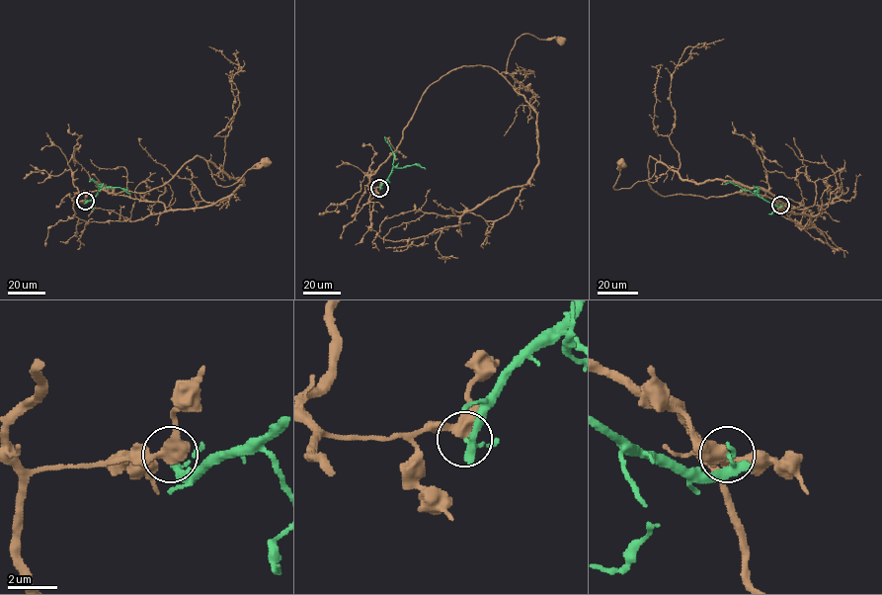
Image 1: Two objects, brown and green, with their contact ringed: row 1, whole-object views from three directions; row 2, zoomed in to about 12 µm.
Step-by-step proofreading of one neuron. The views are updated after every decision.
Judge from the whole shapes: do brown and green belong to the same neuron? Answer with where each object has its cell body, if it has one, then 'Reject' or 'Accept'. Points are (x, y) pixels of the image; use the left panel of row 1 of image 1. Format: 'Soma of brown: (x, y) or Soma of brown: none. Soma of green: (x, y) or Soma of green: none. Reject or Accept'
Soma of brown: (266, 162). Soma of green: none. Reject

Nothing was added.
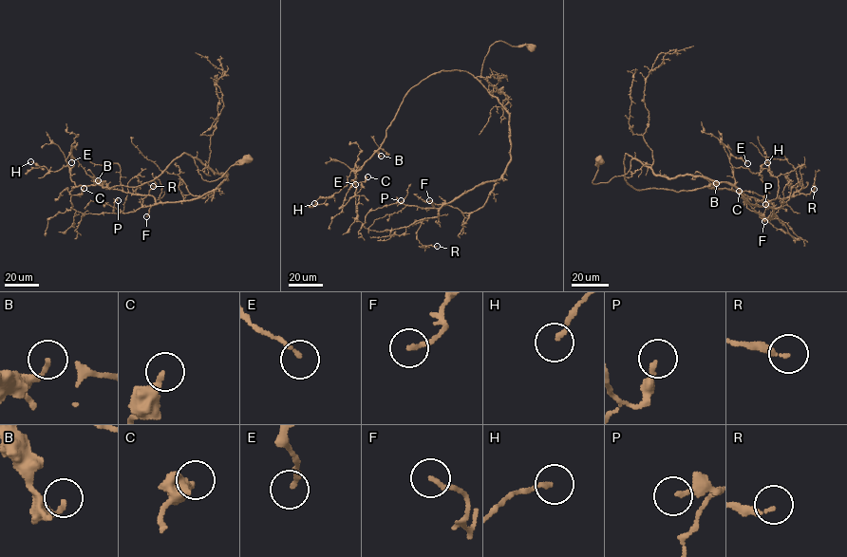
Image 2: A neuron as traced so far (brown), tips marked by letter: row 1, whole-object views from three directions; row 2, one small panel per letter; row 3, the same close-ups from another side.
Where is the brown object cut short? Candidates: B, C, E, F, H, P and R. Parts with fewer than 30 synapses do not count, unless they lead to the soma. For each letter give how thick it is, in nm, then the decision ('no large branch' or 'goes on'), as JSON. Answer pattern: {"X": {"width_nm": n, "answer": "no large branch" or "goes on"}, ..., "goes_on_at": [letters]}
{"B": {"width_nm": 140, "answer": "no large branch"}, "C": {"width_nm": 320, "answer": "no large branch"}, "E": {"width_nm": 160, "answer": "no large branch"}, "F": {"width_nm": 180, "answer": "goes on"}, "H": {"width_nm": 160, "answer": "no large branch"}, "P": {"width_nm": 200, "answer": "no large branch"}, "R": {"width_nm": 170, "answer": "no large branch"}, "goes_on_at": ["F"]}

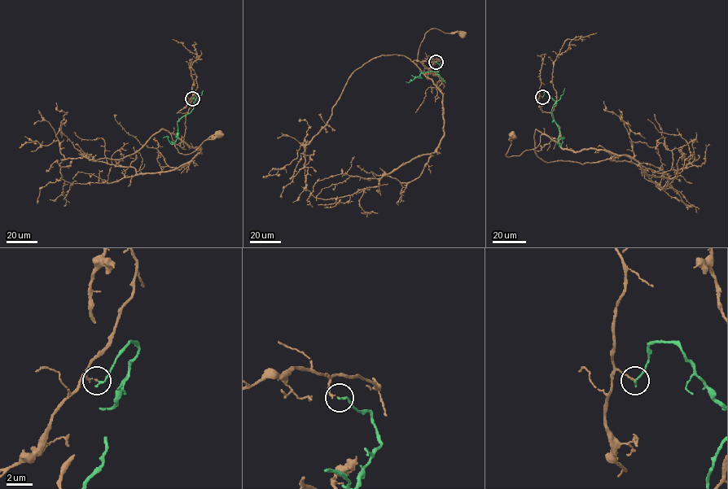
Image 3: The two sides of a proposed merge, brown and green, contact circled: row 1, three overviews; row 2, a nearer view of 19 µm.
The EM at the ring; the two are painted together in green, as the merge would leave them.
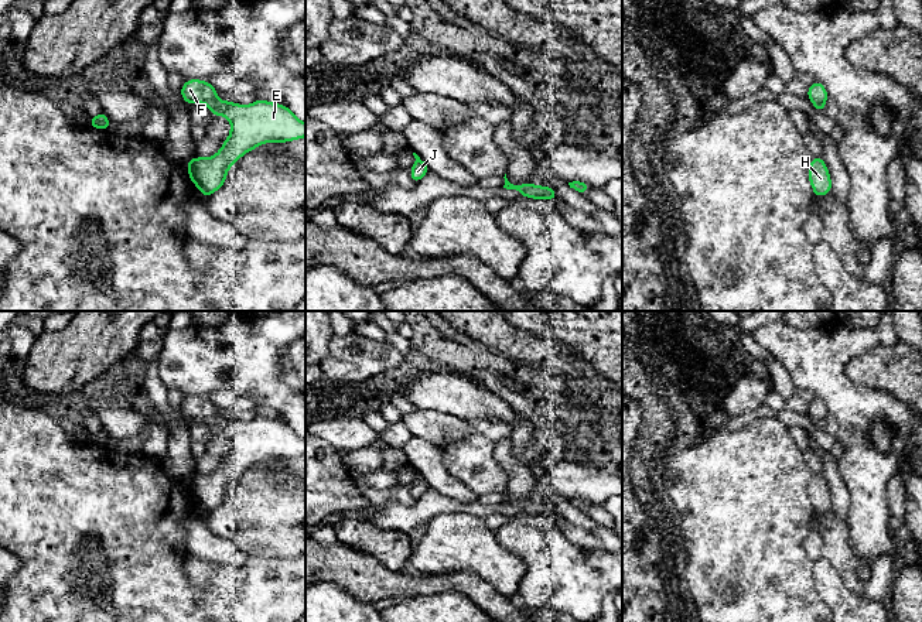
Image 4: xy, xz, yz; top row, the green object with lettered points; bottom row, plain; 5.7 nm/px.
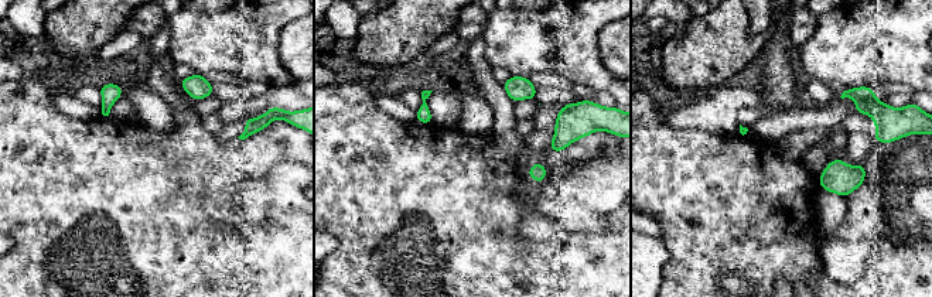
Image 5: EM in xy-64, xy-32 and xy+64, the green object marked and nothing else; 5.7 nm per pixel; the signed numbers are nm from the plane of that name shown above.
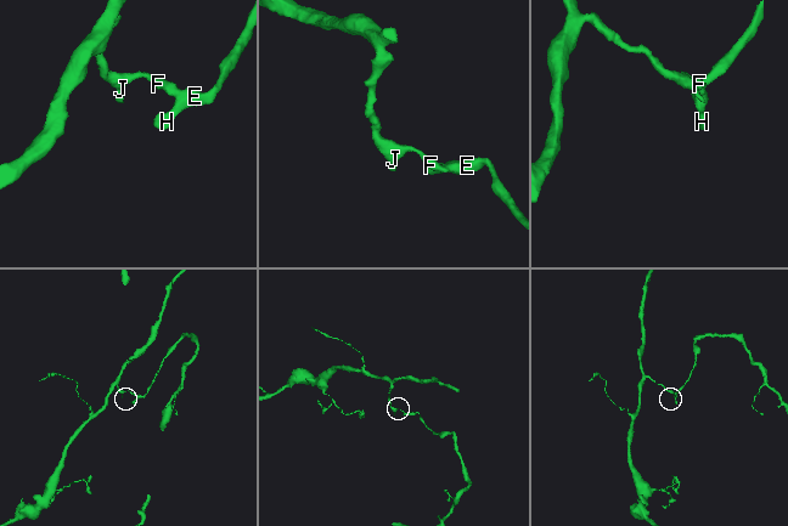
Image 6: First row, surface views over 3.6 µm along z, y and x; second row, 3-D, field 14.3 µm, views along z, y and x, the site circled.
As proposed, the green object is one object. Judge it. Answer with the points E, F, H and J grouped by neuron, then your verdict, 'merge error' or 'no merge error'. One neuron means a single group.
E H / F J | merge error

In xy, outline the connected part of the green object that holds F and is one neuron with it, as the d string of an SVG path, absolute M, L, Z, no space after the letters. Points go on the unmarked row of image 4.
M189 396L181 404L181 414L188 420L204 420L218 416L216 406L208 397Z

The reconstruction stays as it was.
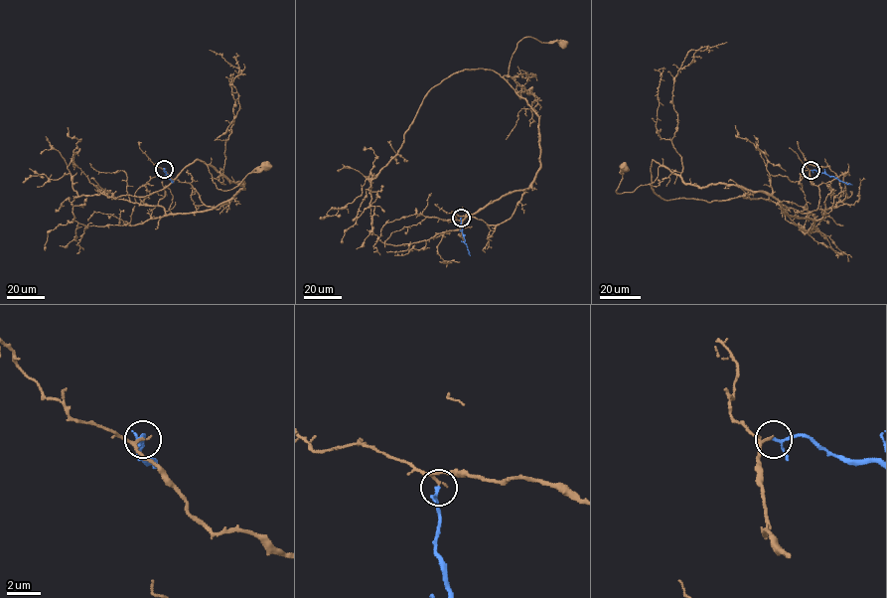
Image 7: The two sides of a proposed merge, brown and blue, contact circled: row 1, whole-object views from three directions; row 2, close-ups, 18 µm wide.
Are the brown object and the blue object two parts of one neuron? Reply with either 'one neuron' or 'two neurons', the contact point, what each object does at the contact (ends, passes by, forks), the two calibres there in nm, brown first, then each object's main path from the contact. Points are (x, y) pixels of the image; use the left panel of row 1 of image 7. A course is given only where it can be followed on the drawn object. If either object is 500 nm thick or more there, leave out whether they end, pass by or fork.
one neuron; place (164, 169); brown passes by; blue passes by; calibres 140 and 150 nm; course brown (165, 169), (217, 209), (244, 184), (207, 165), (216, 187), (227, 190), (266, 166); course blue (165, 169), (174, 182)

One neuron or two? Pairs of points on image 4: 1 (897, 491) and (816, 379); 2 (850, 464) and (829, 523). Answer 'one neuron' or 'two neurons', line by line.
1: two neurons
2: two neurons

